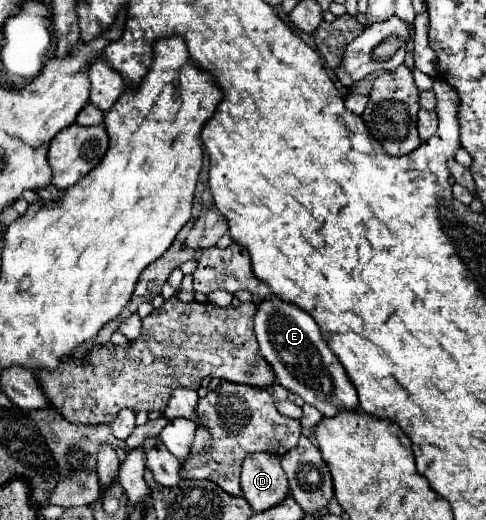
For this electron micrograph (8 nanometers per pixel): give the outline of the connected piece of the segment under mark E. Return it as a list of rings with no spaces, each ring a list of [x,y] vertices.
[[[271,298],[271,302],[261,302],[255,318],[255,336],[265,360],[273,366],[277,384],[291,392],[297,392],[307,404],[315,406],[323,416],[331,418],[341,410],[357,410],[359,398],[357,390],[347,378],[341,362],[329,350],[321,338],[317,322],[293,304],[281,298]]]

